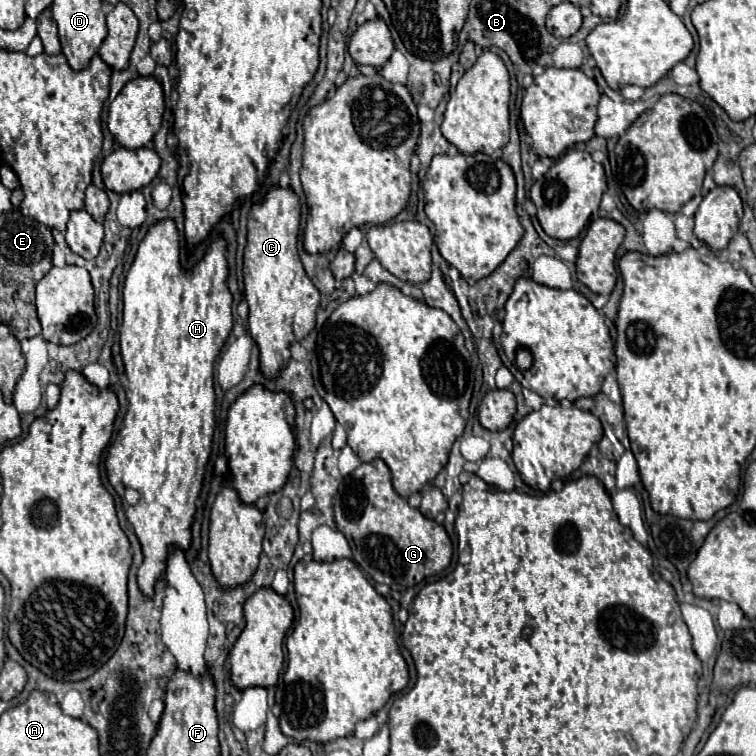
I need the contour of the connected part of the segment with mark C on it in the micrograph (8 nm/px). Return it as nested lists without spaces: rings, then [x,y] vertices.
[[[274,185],[248,213],[248,245],[244,249],[244,297],[250,307],[248,329],[260,349],[260,369],[266,377],[276,377],[276,369],[290,359],[290,345],[302,341],[316,323],[320,291],[306,275],[298,257],[300,201],[286,187]]]

